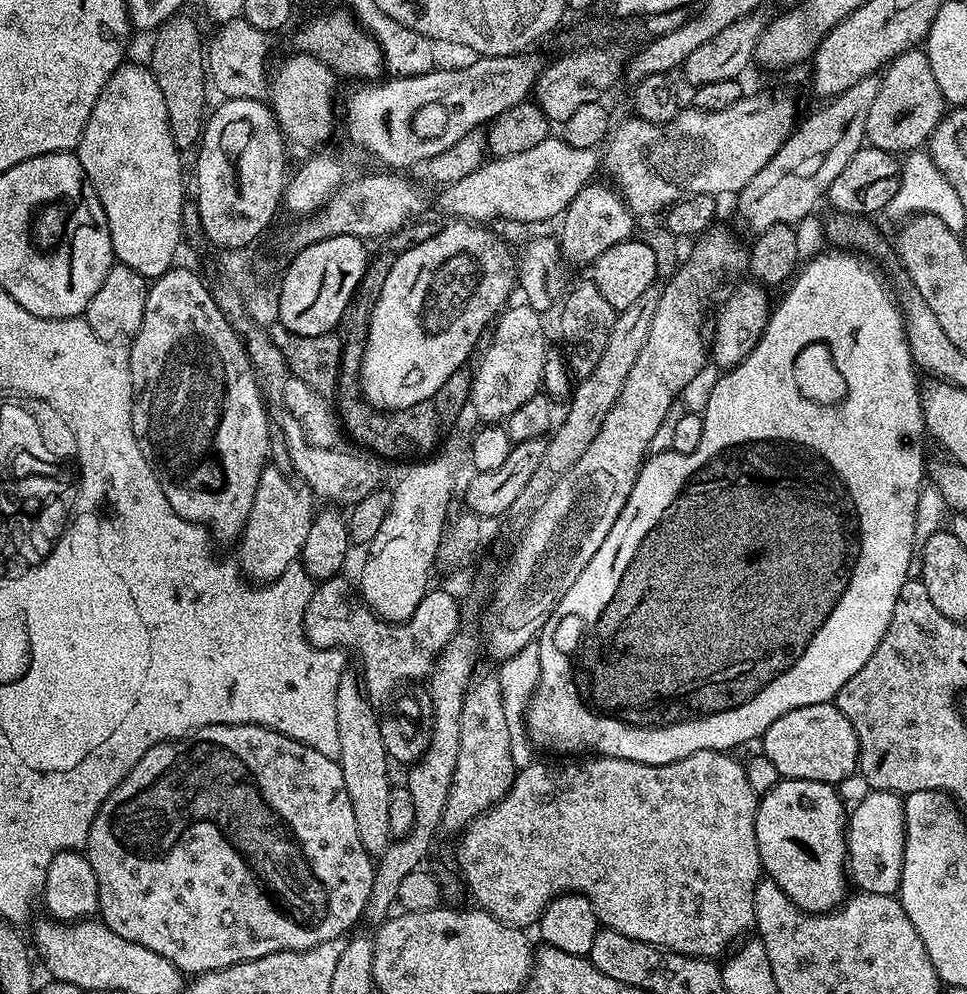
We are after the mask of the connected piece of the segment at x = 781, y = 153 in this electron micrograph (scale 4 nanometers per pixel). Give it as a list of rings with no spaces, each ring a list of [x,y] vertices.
[[[867,76],[862,78],[862,82],[854,82],[850,90],[842,94],[831,97],[827,101],[825,108],[820,108],[817,112],[812,112],[808,117],[801,119],[796,127],[786,138],[786,142],[776,151],[774,158],[746,182],[746,186],[735,197],[736,212],[740,215],[740,220],[752,231],[752,234],[762,233],[779,223],[799,225],[799,220],[804,220],[816,208],[819,200],[823,201],[828,194],[830,182],[842,174],[842,169],[846,167],[846,162],[858,154],[858,150],[866,144],[866,118],[870,118],[870,106],[874,106],[874,98],[878,98],[880,89],[880,76]]]

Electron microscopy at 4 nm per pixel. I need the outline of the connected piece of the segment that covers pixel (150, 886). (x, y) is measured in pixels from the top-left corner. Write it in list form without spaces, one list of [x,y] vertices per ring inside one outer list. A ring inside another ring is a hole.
[[[208,724],[205,728],[198,728],[194,732],[189,732],[187,736],[181,736],[179,740],[166,740],[163,744],[155,744],[150,750],[146,750],[146,754],[142,754],[142,758],[138,758],[138,762],[130,770],[130,774],[126,774],[126,778],[122,778],[119,786],[108,795],[106,802],[102,802],[102,806],[90,826],[86,855],[90,866],[94,866],[94,874],[98,878],[99,919],[107,928],[114,930],[114,934],[118,934],[138,946],[146,946],[146,950],[154,950],[154,954],[162,954],[162,958],[174,962],[174,966],[178,966],[180,971],[185,974],[217,972],[230,967],[231,964],[241,964],[254,958],[266,958],[266,954],[310,950],[322,942],[341,939],[345,934],[351,933],[355,929],[352,927],[362,920],[364,907],[370,898],[370,890],[374,883],[374,860],[362,846],[362,838],[358,838],[358,825],[354,823],[354,806],[350,806],[350,794],[346,794],[346,781],[342,778],[339,759],[326,754],[318,754],[318,750],[308,748],[294,738],[286,738],[274,730],[263,728],[257,724]]]

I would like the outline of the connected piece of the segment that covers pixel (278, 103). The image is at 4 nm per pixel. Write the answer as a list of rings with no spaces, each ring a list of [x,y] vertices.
[[[297,51],[296,56],[288,56],[270,76],[270,107],[276,115],[285,141],[301,144],[308,150],[316,150],[332,136],[336,124],[338,128],[338,112],[332,95],[336,92],[337,77],[317,56],[309,56],[307,52]]]

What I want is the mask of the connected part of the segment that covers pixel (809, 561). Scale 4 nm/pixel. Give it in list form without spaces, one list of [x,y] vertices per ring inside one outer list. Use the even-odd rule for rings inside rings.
[[[828,250],[821,256],[816,256],[808,265],[801,267],[795,273],[794,279],[787,285],[788,293],[780,300],[780,305],[771,309],[768,324],[764,327],[762,338],[750,350],[750,354],[742,363],[735,368],[729,368],[716,380],[716,385],[708,392],[708,401],[702,407],[704,417],[704,429],[702,430],[702,442],[698,442],[698,450],[694,454],[678,454],[671,450],[665,450],[655,456],[649,455],[642,467],[638,478],[634,482],[634,490],[630,490],[630,498],[626,498],[626,506],[622,506],[622,514],[618,514],[618,522],[610,526],[610,534],[606,534],[606,542],[598,546],[598,554],[590,558],[586,570],[578,574],[578,582],[566,590],[566,598],[558,602],[554,614],[550,614],[548,625],[544,627],[542,633],[542,647],[540,649],[540,681],[532,694],[532,701],[528,704],[528,714],[526,717],[526,731],[529,740],[537,749],[549,748],[552,752],[580,752],[576,754],[599,754],[602,756],[613,756],[623,760],[633,760],[643,764],[669,764],[678,762],[695,752],[701,752],[709,748],[712,752],[728,752],[729,750],[739,749],[740,744],[749,740],[759,741],[764,732],[770,726],[770,722],[778,722],[782,714],[790,714],[790,710],[798,710],[802,706],[814,706],[815,704],[829,703],[866,666],[870,654],[882,642],[882,634],[886,634],[886,626],[890,626],[890,618],[894,614],[894,602],[898,602],[898,590],[910,579],[908,563],[912,560],[912,544],[917,543],[916,538],[916,511],[918,510],[918,498],[920,489],[925,487],[924,480],[924,440],[926,429],[924,426],[924,409],[922,407],[922,388],[916,385],[916,372],[912,358],[912,350],[908,346],[908,338],[904,334],[904,317],[900,314],[900,306],[896,303],[893,293],[884,285],[884,280],[875,272],[871,259],[857,254],[852,250]],[[811,344],[825,344],[828,348],[852,348],[852,352],[860,360],[865,360],[868,365],[864,368],[864,393],[860,396],[860,401],[856,404],[856,416],[852,416],[852,408],[845,406],[841,412],[816,412],[816,404],[812,408],[804,408],[804,400],[800,400],[800,392],[796,392],[796,384],[792,384],[792,372],[788,368],[797,368],[799,356],[807,350]],[[880,388],[884,388],[884,400],[888,404],[880,401]]]

